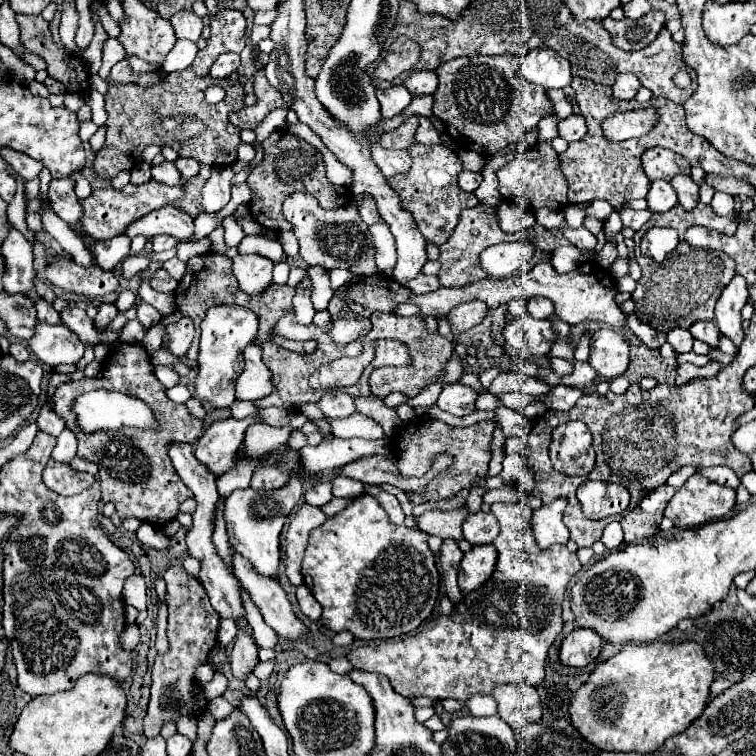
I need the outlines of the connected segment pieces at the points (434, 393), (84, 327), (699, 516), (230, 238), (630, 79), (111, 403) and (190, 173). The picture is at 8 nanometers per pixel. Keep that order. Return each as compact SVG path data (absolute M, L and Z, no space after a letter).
M439 383L431 385L429 389L421 391L417 397L409 399L409 403L411 403L413 407L419 407L419 405L435 405L435 401L437 401L437 397L439 397L439 393L441 393L441 387L443 387L443 385L439 385Z
M65 307L59 315L61 315L61 323L69 327L73 333L77 333L85 345L95 345L99 342L112 343L119 338L119 334L113 331L97 333L93 329L93 321L87 317L87 313L81 307Z
M693 475L667 503L665 517L673 519L675 527L689 529L723 519L733 507L735 489L711 483L703 475Z
M230 216L223 221L224 228L224 239L225 243L230 247L237 247L240 241L245 236L242 228L238 226L236 223L227 223L227 222L235 222L234 217Z
M619 73L611 89L613 89L613 97L617 99L633 99L639 87L641 83L637 81L637 77L633 77L633 73Z
M93 391L75 399L73 411L85 433L99 429L157 429L157 421L147 403L113 391Z
M181 157L181 159L175 161L175 167L179 169L181 177L187 181L187 179L191 179L191 177L195 177L199 173L201 165L199 165L197 159L185 159L185 157Z

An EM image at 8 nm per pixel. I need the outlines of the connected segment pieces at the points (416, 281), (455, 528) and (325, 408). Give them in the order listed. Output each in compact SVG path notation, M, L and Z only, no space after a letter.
M420 273L416 278L412 279L405 285L405 289L409 289L415 295L425 295L430 291L435 291L441 287L437 276L425 275Z
M465 509L455 511L425 511L415 519L417 527L427 535L437 535L441 539L461 539L461 525L467 517Z
M325 391L325 395L321 397L321 401L317 403L321 407L321 411L327 417L339 417L345 419L353 413L357 413L355 409L355 399L343 391Z

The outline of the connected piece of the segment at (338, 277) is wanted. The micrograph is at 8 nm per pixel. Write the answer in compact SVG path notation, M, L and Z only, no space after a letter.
M331 269L329 275L331 275L331 287L333 287L333 289L349 283L349 281L355 277L349 269Z

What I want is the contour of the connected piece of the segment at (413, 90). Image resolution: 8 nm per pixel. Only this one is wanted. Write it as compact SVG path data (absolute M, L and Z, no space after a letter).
M413 71L407 81L405 87L409 89L409 93L415 95L433 95L437 89L437 75L433 71Z

